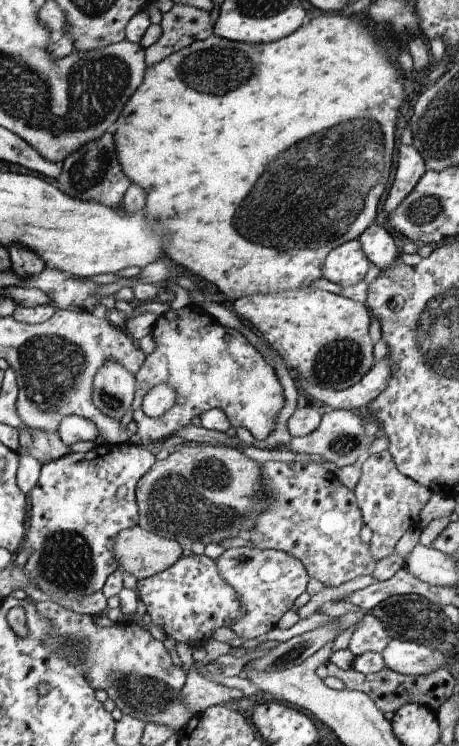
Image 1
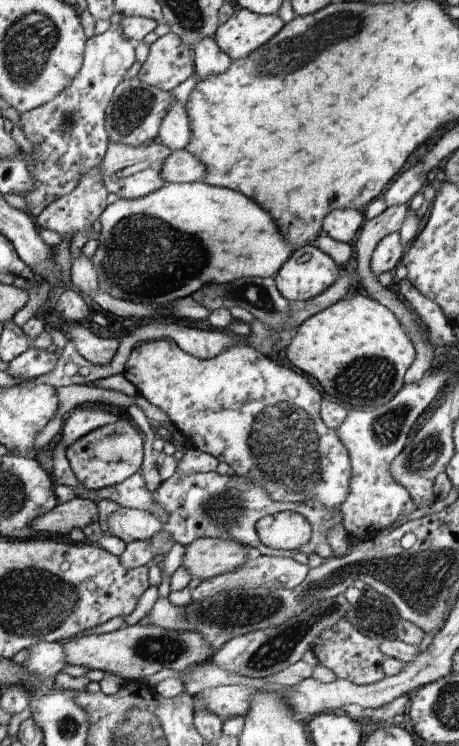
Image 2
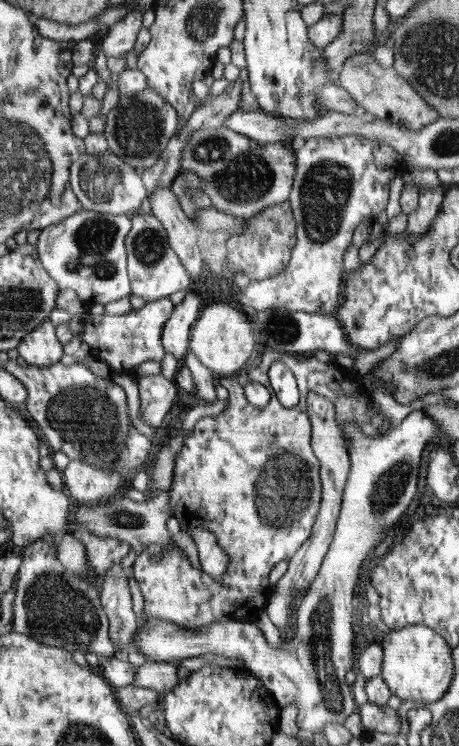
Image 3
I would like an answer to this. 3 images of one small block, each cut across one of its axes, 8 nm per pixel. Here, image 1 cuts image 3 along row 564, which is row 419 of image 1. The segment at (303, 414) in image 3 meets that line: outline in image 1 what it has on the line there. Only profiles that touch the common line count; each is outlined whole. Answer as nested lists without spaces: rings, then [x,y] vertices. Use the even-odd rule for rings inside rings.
[[[189,304],[158,316],[151,333],[156,348],[135,374],[132,410],[137,432],[126,441],[128,444],[144,447],[168,439],[187,427],[194,416],[212,408],[220,408],[231,426],[246,428],[256,441],[270,434],[276,415],[285,405],[285,392],[275,370],[240,331],[220,325],[202,307]],[[161,384],[173,388],[175,403],[159,417],[149,417],[143,410],[144,395]]]

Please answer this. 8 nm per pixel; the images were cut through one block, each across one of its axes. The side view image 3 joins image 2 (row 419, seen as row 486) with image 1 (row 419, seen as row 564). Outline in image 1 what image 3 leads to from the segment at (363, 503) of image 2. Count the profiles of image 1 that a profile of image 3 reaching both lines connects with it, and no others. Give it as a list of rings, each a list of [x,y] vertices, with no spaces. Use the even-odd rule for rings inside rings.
[[[333,409],[322,415],[318,428],[315,428],[310,434],[303,437],[293,437],[286,447],[280,446],[279,450],[298,452],[298,454],[318,454],[336,466],[348,466],[354,464],[360,456],[366,454],[368,446],[372,444],[374,438],[370,438],[364,430],[362,420],[346,409]]]

